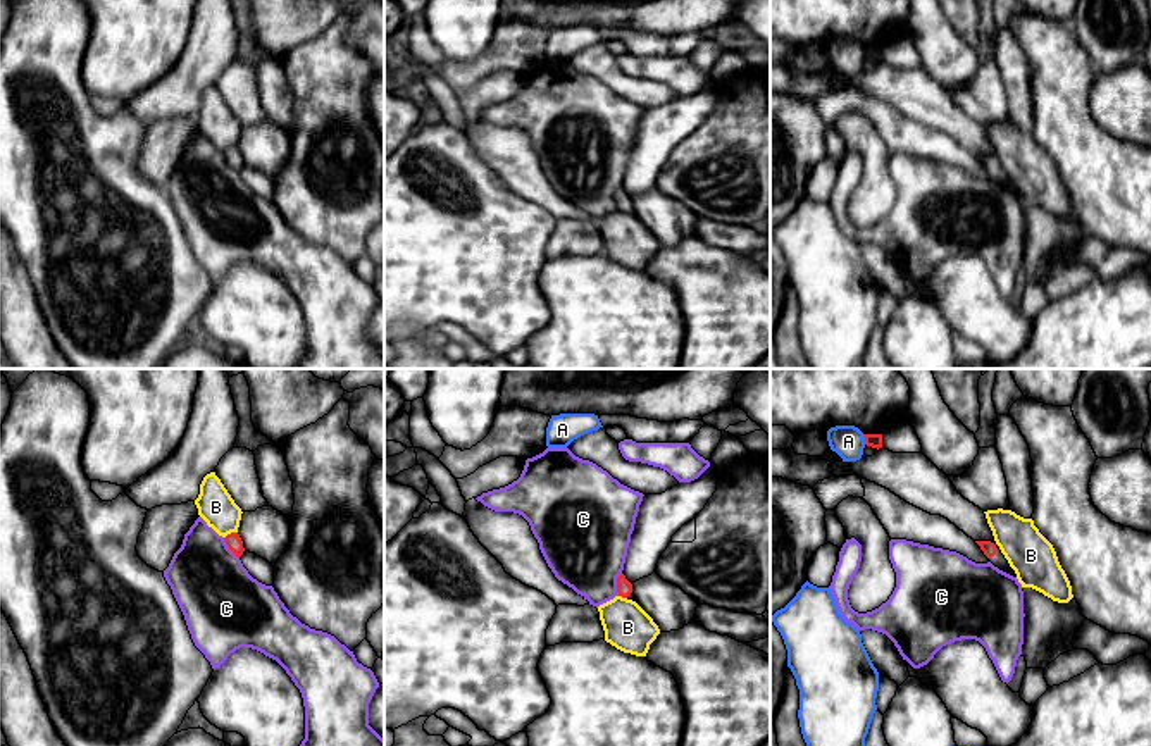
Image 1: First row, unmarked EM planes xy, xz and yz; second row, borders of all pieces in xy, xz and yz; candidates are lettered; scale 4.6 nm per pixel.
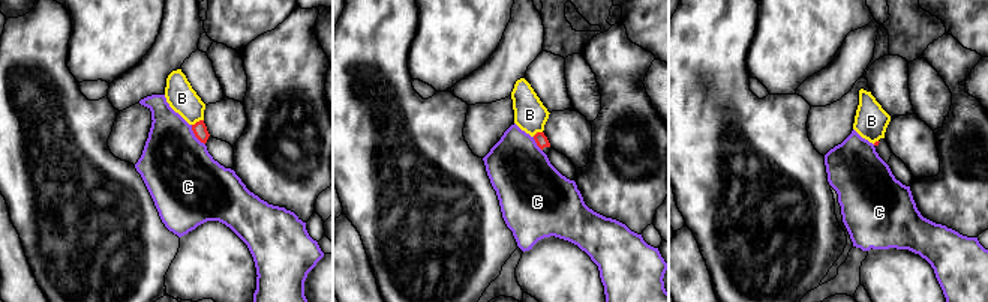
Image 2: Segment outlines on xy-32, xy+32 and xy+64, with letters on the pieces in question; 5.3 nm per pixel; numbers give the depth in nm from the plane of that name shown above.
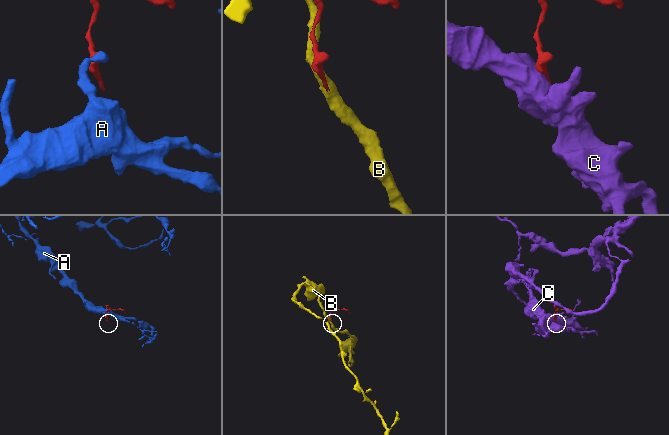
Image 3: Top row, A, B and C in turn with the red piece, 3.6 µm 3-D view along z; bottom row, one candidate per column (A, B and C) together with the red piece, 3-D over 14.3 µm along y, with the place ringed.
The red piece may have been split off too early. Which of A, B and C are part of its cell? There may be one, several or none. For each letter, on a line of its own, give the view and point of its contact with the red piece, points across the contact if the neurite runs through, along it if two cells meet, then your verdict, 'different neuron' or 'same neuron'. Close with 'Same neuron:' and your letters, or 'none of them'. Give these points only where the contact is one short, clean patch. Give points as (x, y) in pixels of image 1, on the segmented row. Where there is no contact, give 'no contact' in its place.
A: yz (865, 440) | along yz (862, 435), (865, 443) | different neuron
B: xy (231, 533) | different neuron
C: xz (617, 584) | different neuron
Same neuron: none of them

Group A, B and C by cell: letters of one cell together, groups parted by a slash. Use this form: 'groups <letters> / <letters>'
groups A / B / C

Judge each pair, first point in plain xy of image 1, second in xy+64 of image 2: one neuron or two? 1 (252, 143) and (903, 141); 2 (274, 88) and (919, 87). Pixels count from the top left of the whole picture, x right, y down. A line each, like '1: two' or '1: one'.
1: one
2: one

